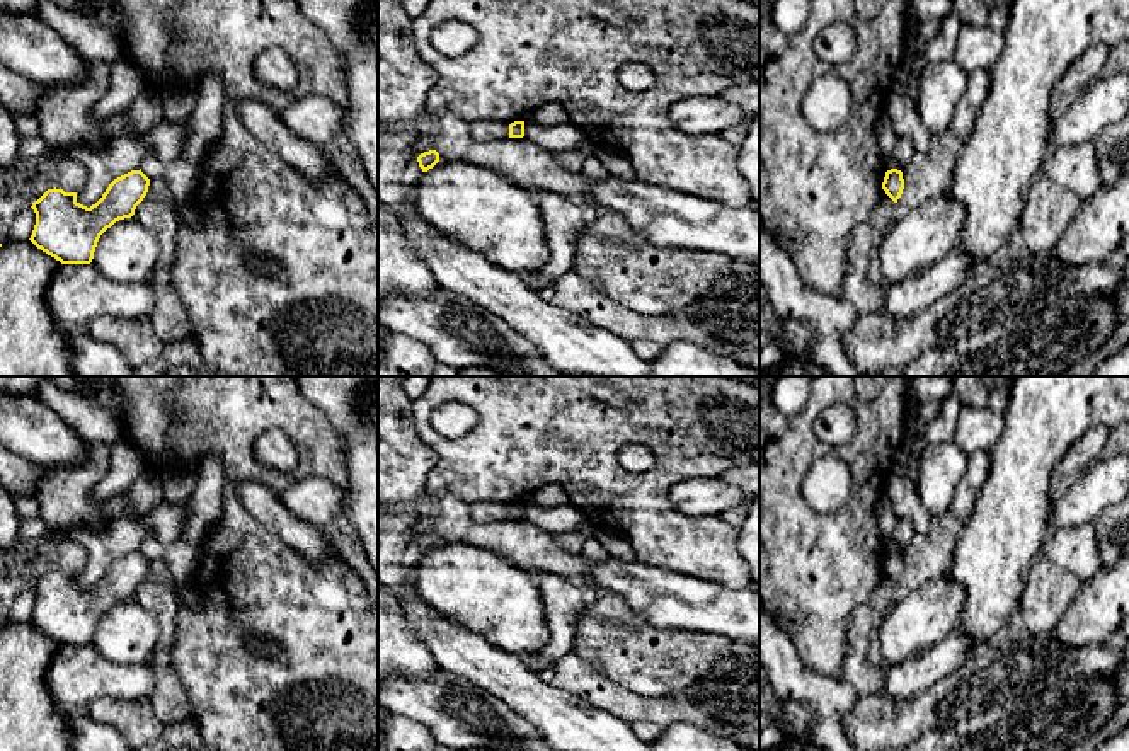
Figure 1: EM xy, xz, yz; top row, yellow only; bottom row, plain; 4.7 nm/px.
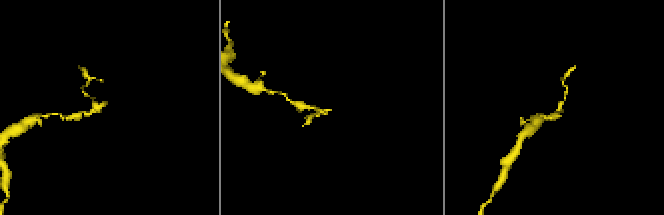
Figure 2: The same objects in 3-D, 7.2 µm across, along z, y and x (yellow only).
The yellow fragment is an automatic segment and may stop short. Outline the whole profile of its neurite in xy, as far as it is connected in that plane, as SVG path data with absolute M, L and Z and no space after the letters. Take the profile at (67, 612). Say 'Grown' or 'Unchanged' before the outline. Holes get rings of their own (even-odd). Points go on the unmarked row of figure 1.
Unchanged. M141 550L131 552L114 560L90 589L77 582L77 574L48 570L31 588L36 606L29 622L61 645L90 645L100 616L135 596L148 567Z

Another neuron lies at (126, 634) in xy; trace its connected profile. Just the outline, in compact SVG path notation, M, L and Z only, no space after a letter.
M135 598L116 603L95 628L92 647L117 664L146 664L160 642L157 616Z

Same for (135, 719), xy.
M97 698L85 712L95 722L119 731L133 749L140 749L167 736L167 727L157 719L148 698L129 702Z

